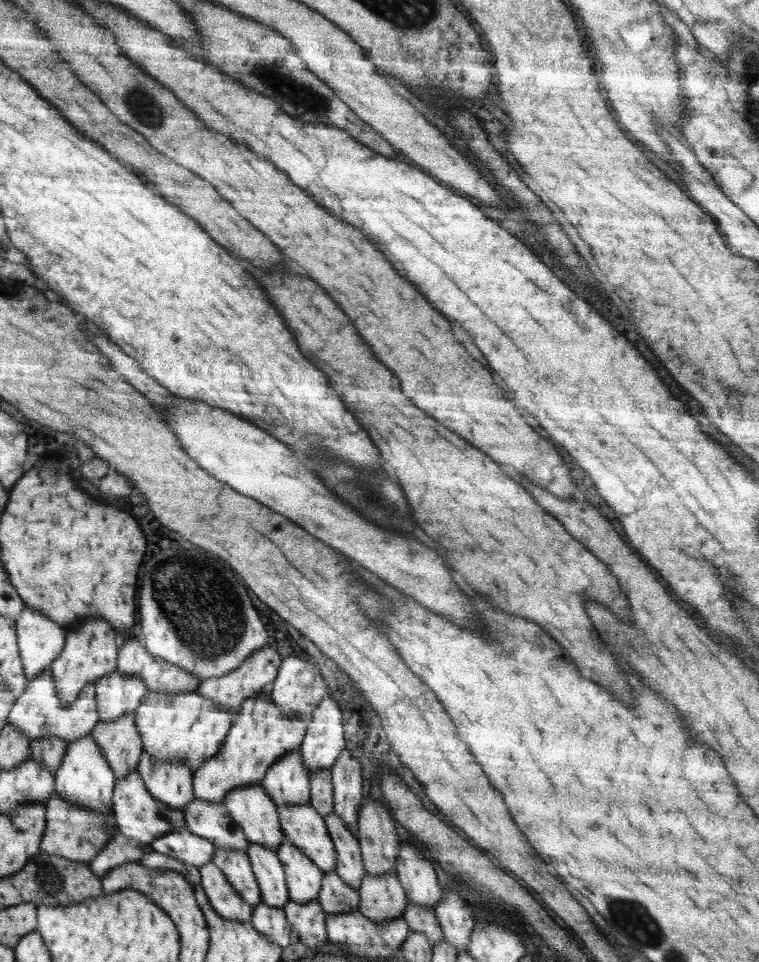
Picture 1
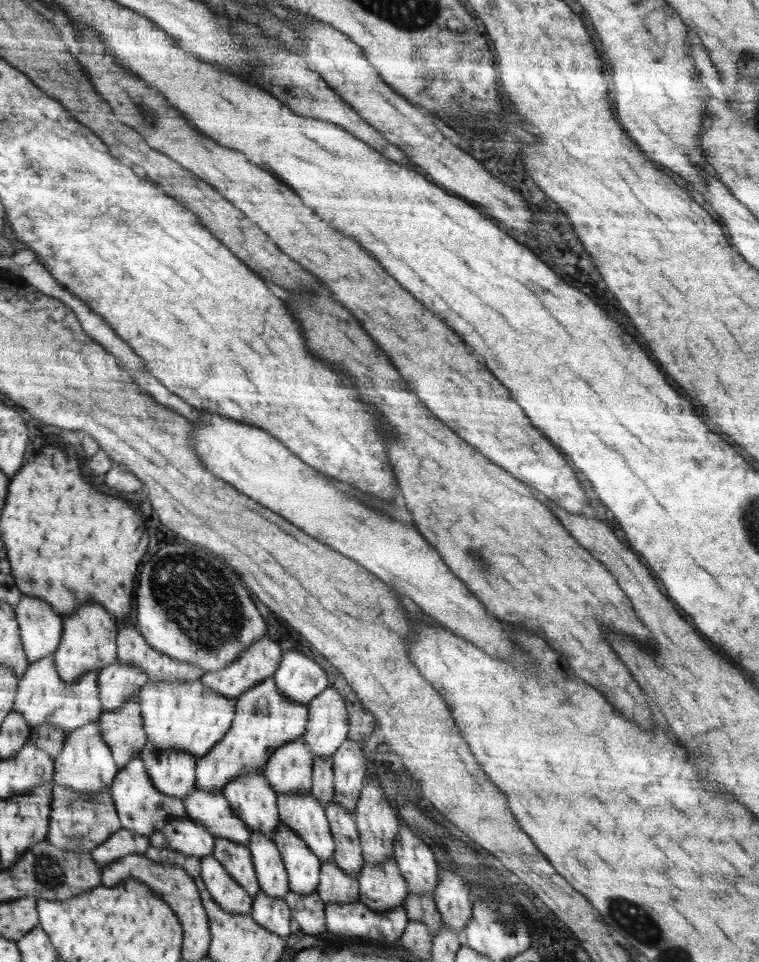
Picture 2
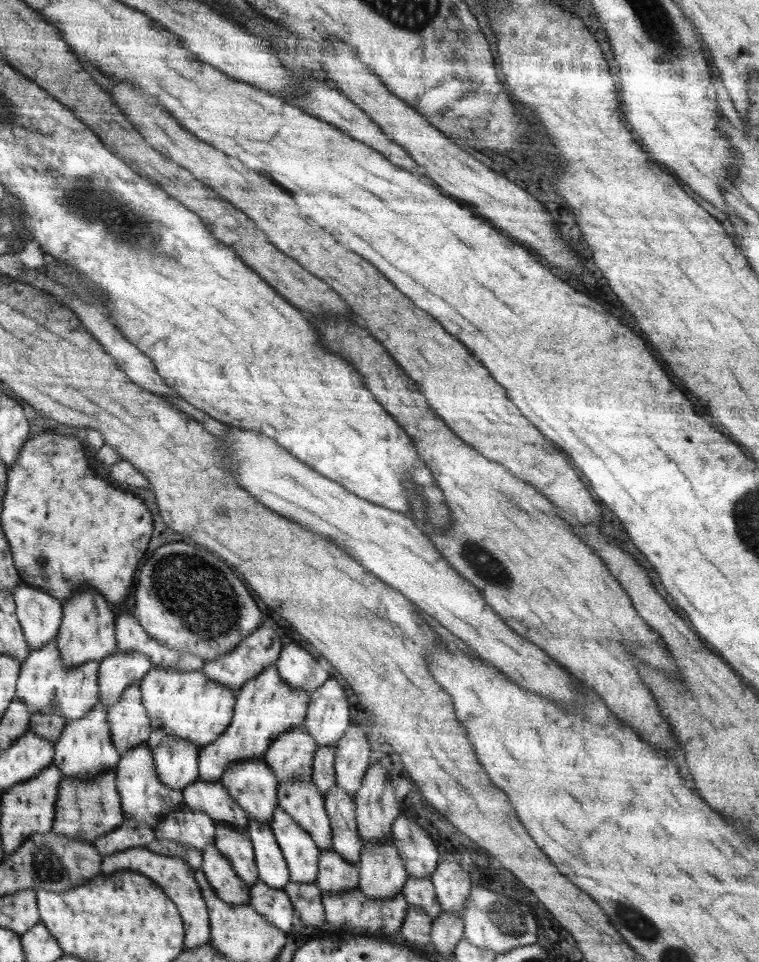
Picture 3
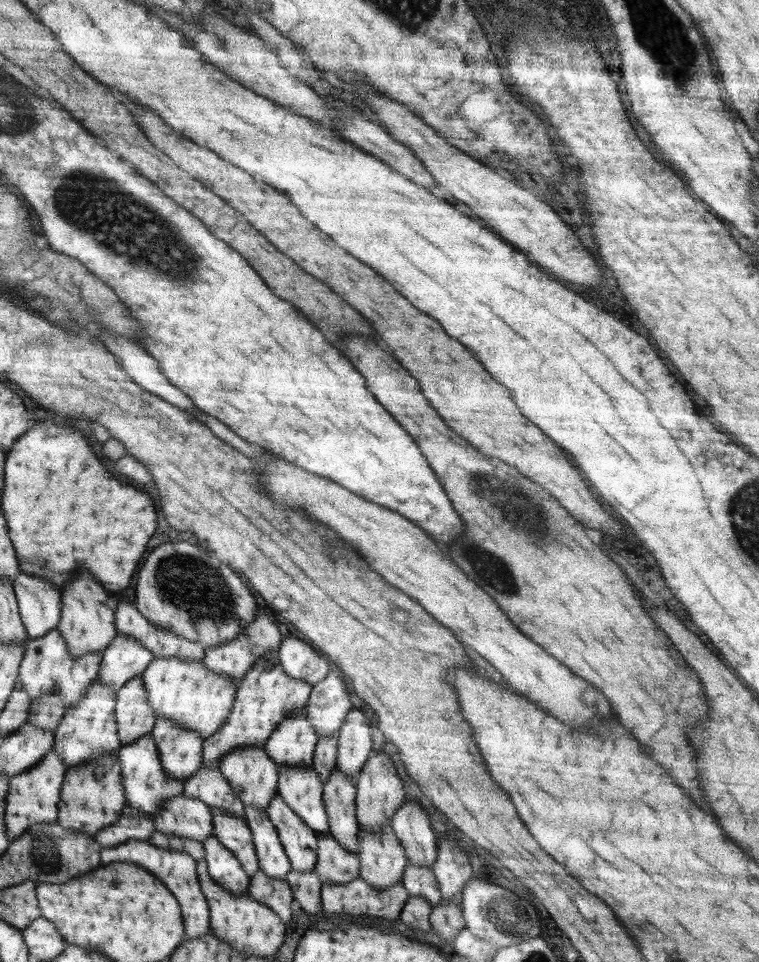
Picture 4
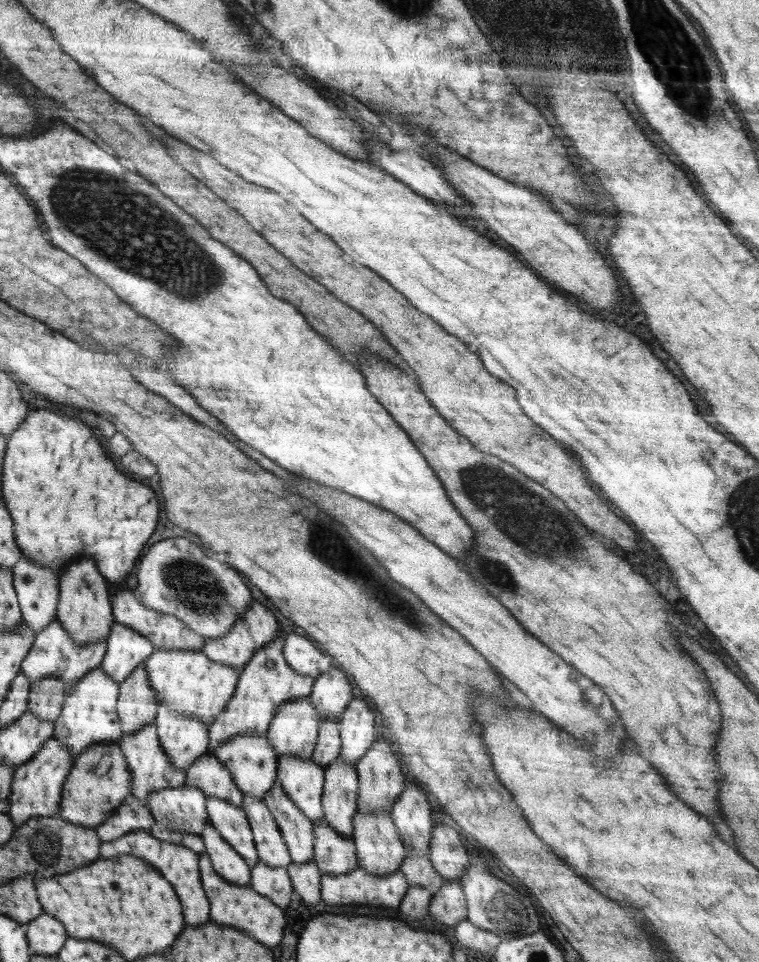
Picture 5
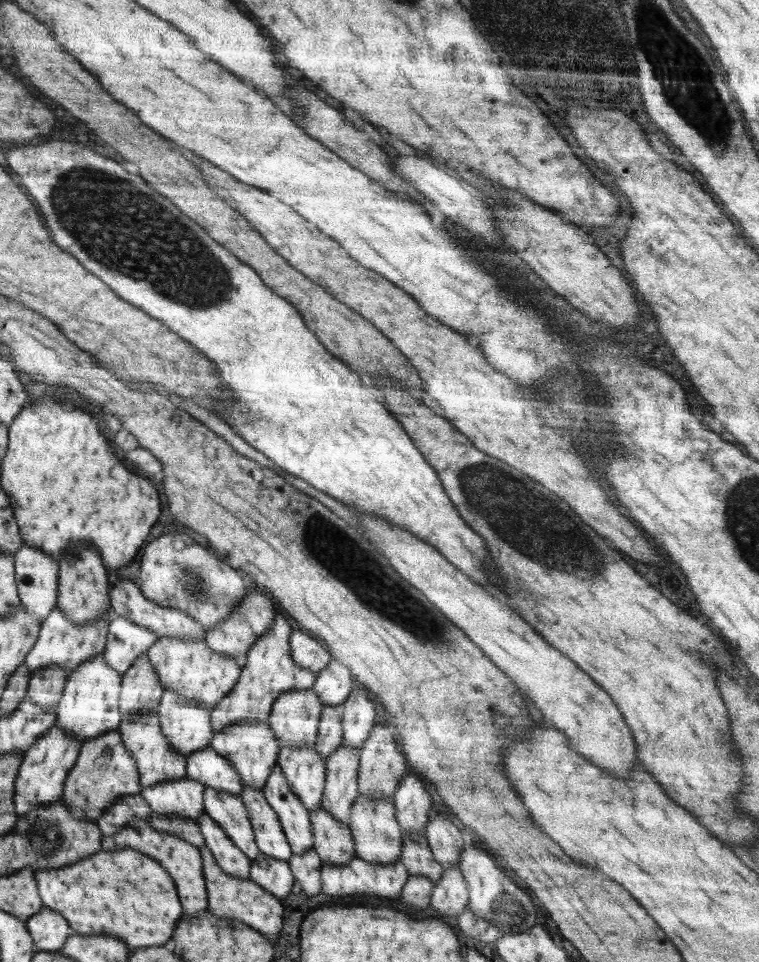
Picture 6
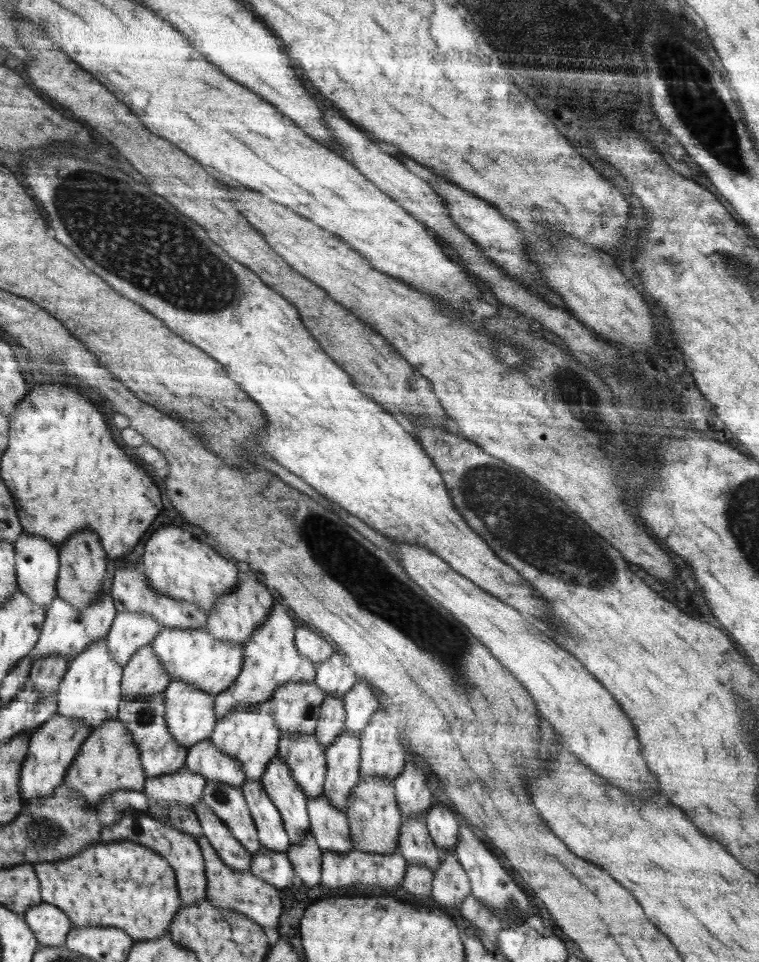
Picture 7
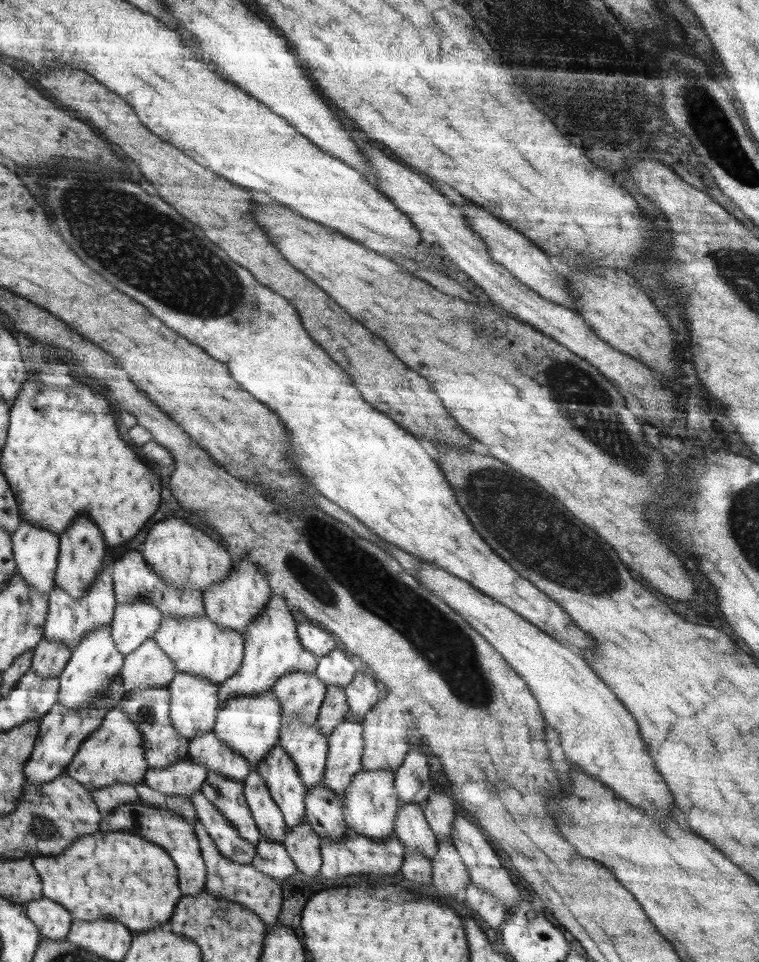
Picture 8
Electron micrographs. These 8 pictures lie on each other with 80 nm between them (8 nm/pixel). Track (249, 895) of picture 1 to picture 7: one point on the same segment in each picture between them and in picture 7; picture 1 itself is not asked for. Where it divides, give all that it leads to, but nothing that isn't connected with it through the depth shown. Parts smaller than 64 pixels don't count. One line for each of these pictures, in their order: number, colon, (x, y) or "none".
2: (236, 858)
3: (234, 844)
4: (233, 833)
5: (230, 821)
6: (227, 809)
7: (228, 803)

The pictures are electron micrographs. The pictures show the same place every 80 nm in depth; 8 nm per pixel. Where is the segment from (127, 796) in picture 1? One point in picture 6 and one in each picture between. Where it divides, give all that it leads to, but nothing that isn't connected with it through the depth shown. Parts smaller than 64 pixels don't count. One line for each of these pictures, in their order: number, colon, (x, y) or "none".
2: (144, 810)
3: (146, 799)
4: (147, 784)
5: (151, 769)
6: (158, 761)

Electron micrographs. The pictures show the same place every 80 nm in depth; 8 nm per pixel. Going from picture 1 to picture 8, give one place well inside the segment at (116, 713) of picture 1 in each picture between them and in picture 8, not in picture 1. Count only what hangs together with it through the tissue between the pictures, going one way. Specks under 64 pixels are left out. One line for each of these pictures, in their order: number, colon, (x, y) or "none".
2: (118, 681)
3: (120, 670)
4: (125, 658)
5: (126, 649)
6: (126, 640)
7: (129, 631)
8: (134, 622)

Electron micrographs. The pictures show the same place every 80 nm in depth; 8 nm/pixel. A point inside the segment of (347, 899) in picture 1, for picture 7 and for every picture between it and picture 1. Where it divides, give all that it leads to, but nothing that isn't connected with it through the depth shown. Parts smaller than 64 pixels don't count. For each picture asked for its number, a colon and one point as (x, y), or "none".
2: (335, 886)
3: (335, 875)
4: (336, 865)
5: (335, 855)
6: (333, 842)
7: (330, 828)

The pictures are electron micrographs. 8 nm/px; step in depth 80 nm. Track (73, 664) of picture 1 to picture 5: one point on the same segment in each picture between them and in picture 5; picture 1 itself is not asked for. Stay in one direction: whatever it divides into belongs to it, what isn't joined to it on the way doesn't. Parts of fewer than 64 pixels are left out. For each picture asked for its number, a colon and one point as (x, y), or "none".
2: (89, 639)
3: (87, 634)
4: (87, 624)
5: (84, 609)

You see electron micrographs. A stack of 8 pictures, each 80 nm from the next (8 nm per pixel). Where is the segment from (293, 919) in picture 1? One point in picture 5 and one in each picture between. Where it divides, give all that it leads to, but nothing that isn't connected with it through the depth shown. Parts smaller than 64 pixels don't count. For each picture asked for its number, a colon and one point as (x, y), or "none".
2: (308, 911)
3: (306, 898)
4: (306, 887)
5: (306, 879)

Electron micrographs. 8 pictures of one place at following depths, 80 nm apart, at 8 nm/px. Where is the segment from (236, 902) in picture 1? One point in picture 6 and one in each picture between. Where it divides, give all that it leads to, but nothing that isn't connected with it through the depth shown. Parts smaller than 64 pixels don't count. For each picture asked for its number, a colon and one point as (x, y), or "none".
2: (234, 898)
3: (221, 875)
4: (223, 865)
5: (232, 867)
6: (232, 860)

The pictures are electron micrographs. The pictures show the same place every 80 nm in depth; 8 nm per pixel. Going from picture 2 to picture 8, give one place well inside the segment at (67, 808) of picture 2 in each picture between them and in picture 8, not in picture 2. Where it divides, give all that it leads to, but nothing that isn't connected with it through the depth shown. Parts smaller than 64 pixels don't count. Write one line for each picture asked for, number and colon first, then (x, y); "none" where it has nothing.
3: (86, 810)
4: (93, 795)
5: (99, 783)
6: (105, 770)
7: (109, 761)
8: (115, 753)

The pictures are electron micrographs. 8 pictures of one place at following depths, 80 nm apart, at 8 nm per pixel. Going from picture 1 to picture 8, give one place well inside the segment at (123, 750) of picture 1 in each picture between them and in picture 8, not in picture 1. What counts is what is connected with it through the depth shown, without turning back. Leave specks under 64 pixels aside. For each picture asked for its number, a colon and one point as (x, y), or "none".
2: (123, 729)
3: (130, 724)
4: (135, 717)
5: (138, 704)
6: (142, 689)
7: (144, 675)
8: (148, 666)

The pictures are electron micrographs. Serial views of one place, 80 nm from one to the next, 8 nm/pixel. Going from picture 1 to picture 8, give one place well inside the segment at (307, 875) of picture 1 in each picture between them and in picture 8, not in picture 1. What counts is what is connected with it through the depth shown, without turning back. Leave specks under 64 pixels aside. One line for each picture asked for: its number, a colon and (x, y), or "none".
2: (303, 868)
3: (301, 854)
4: (300, 843)
5: (297, 831)
6: (295, 821)
7: (290, 800)
8: (282, 777)

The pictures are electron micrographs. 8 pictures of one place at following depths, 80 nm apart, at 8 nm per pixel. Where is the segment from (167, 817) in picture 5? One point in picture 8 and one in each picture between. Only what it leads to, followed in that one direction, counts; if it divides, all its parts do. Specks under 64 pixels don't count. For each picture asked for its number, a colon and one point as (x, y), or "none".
6: (182, 796)
7: (184, 786)
8: (185, 777)

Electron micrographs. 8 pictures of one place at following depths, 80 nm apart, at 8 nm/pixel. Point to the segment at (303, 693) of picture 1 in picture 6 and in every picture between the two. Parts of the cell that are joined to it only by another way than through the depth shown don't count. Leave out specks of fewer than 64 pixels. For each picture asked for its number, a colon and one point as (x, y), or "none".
2: (299, 678)
3: (298, 668)
4: (298, 659)
5: (302, 655)
6: (308, 651)

